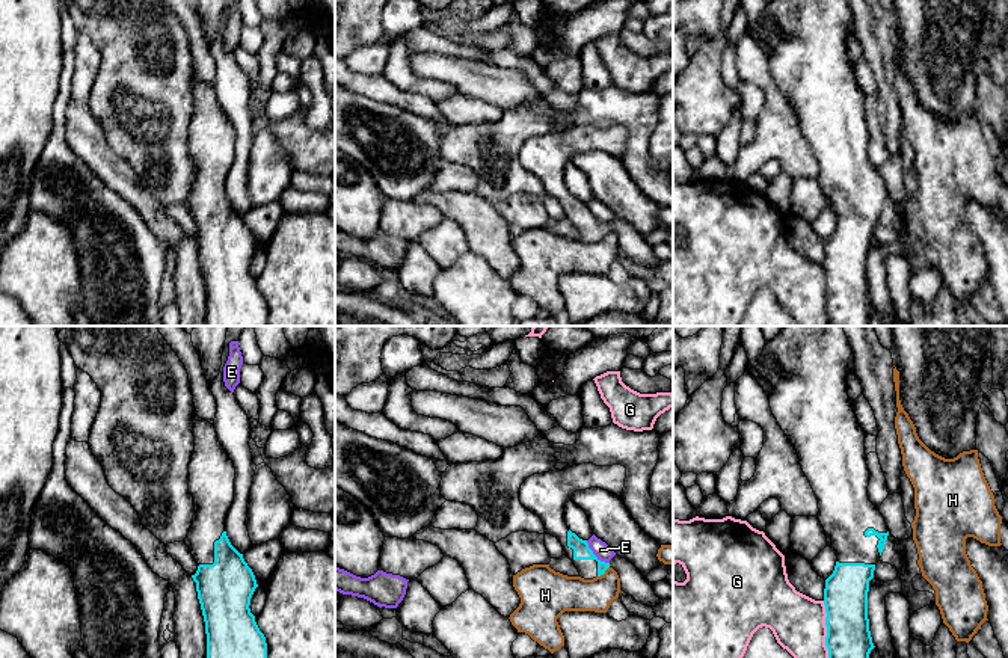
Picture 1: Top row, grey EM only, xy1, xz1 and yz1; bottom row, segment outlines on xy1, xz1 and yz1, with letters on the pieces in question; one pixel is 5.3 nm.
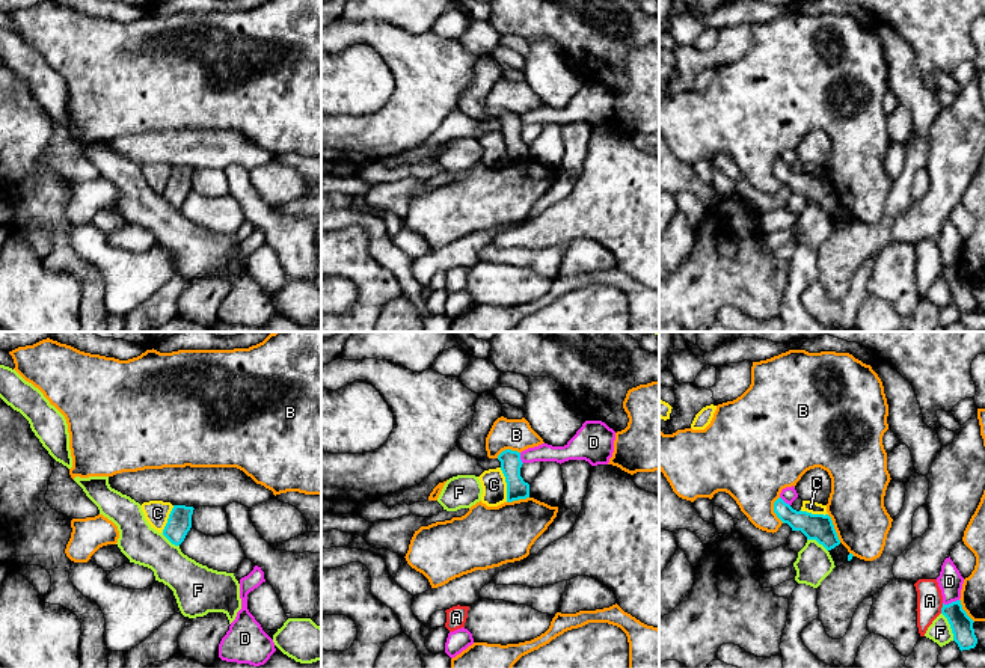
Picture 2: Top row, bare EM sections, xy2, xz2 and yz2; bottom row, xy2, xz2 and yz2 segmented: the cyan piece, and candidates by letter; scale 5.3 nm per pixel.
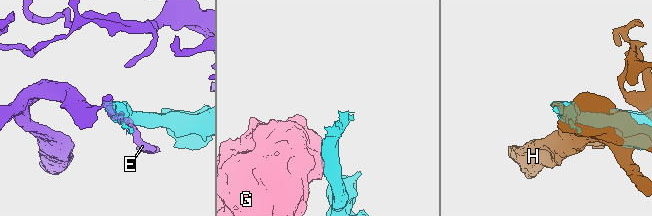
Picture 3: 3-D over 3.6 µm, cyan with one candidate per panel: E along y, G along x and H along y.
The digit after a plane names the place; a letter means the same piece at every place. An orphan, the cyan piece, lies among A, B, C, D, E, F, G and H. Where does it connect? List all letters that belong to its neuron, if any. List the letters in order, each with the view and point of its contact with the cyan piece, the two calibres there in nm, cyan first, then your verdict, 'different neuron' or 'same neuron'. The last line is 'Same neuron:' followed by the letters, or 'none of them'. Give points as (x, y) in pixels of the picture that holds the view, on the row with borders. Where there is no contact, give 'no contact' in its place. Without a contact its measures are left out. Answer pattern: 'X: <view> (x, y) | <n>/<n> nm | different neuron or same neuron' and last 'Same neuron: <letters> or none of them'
A: yz2 (942, 608) | 120/140 nm | different neuron
B: yz2 (833, 528) | 140/300 nm | different neuron
C: xz2 (507, 484) | 110/130 nm | different neuron
D: yz2 (952, 602) | 120/130 nm | different neuron
E: xz1 (593, 554) | 90/90 nm | different neuron
F: yz2 (951, 626) | 120/120 nm | different neuron
G: yz1 (827, 630) | 240/280 nm | different neuron
H: xz1 (604, 572) | 90/190 nm | different neuron
Same neuron: none of them

